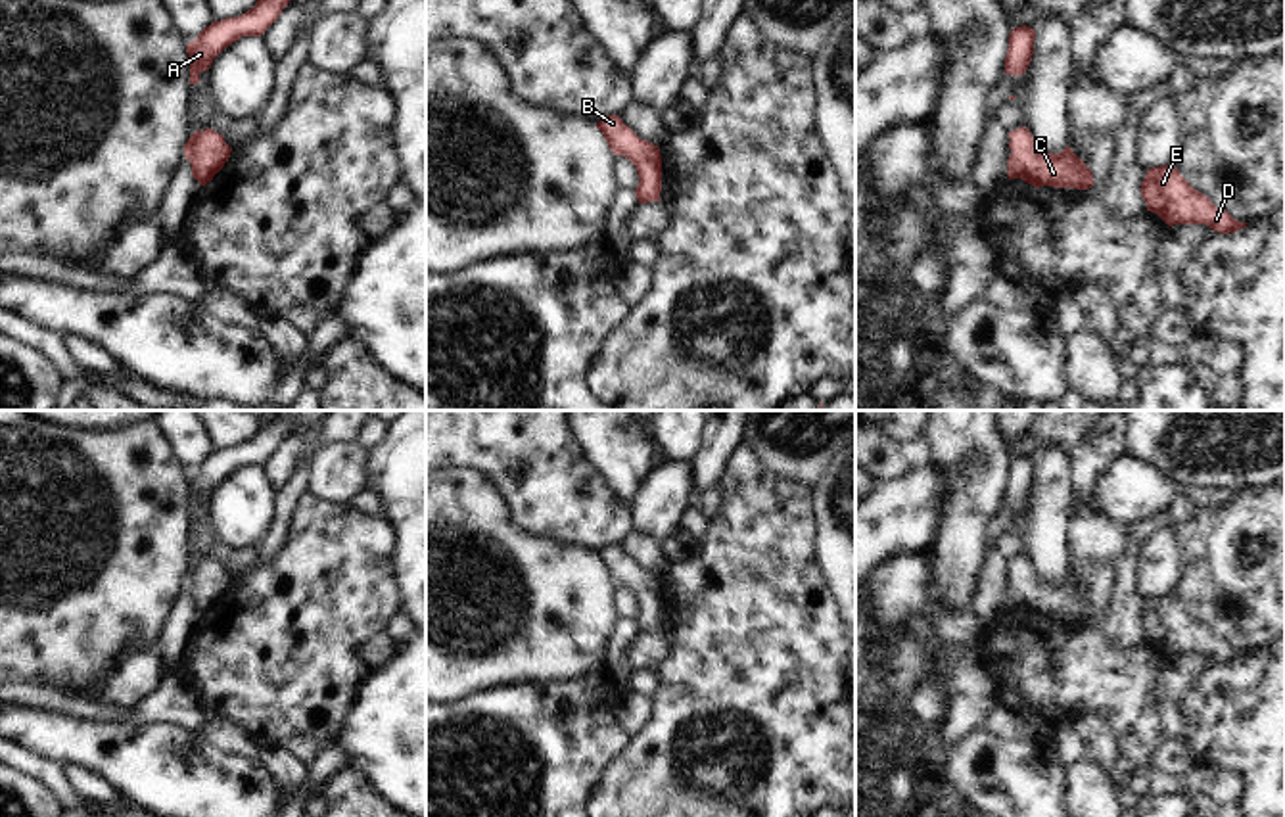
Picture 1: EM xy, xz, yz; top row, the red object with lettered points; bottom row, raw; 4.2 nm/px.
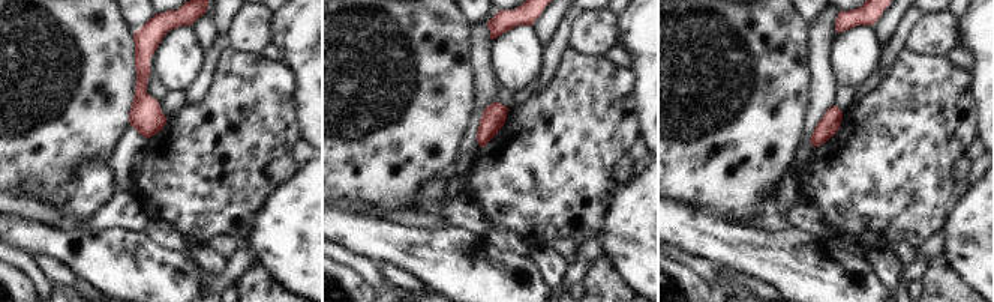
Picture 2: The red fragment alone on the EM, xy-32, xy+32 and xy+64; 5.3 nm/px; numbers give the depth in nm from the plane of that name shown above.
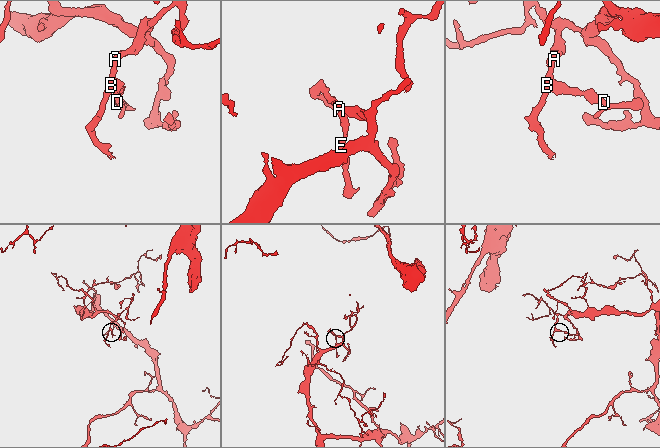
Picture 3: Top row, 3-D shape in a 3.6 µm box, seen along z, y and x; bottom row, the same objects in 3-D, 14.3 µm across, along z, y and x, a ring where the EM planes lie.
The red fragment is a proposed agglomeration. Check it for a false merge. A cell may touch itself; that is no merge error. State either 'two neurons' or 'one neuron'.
one neuron

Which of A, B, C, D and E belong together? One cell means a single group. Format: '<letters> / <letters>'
A B C D E

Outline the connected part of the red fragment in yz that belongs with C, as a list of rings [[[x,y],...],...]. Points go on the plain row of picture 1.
[[[1026,556],[1011,560],[1009,568],[1009,610],[1022,608],[1036,618],[1053,616],[1089,619],[1093,616],[1093,602],[1070,579],[1070,575],[1066,575],[1061,583],[1041,581],[1040,573]]]

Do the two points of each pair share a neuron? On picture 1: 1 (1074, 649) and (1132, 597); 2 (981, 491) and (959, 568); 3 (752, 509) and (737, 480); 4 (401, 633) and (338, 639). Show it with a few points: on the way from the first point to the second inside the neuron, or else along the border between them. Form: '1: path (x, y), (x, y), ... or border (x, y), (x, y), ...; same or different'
1: border (1099, 626), (1111, 641), (1122, 647), (1144, 643); different
2: path (967, 511), (959, 549); same
3: path (752, 501), (745, 488); same
4: border (399, 610), (384, 630); different

